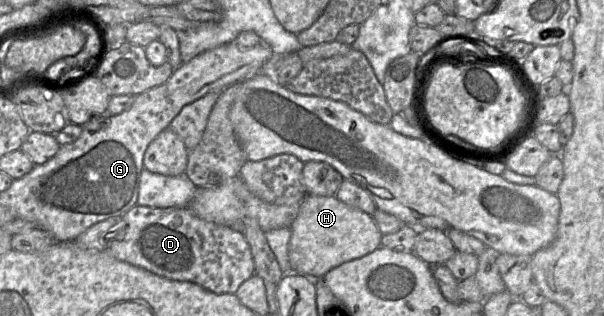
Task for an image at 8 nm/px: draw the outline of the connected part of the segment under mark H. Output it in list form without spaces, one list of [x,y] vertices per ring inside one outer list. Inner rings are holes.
[[[306,195],[290,229],[288,257],[291,273],[313,280],[322,279],[331,269],[381,246],[382,234],[372,216],[346,205],[335,196]]]

